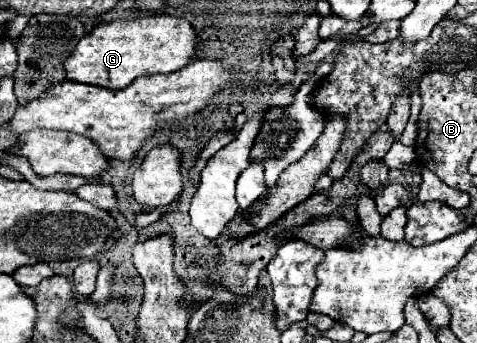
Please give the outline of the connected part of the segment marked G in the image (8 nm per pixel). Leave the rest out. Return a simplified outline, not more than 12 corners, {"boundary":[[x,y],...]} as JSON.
{"boundary":[[113,18],[63,62],[67,80],[123,90],[193,62],[185,18]]}

